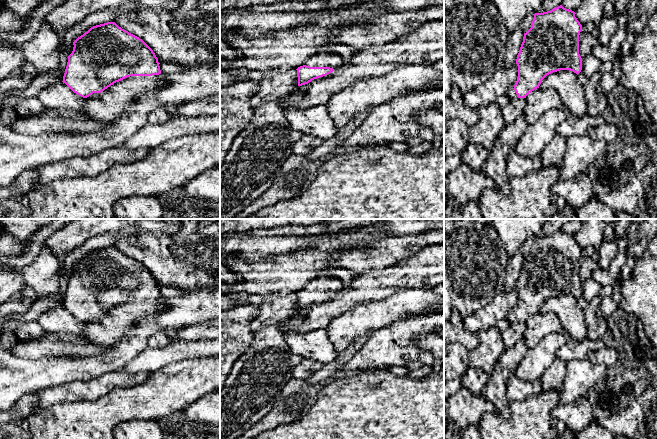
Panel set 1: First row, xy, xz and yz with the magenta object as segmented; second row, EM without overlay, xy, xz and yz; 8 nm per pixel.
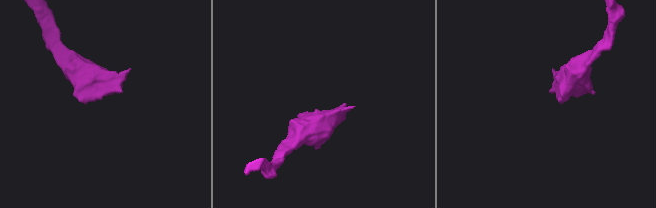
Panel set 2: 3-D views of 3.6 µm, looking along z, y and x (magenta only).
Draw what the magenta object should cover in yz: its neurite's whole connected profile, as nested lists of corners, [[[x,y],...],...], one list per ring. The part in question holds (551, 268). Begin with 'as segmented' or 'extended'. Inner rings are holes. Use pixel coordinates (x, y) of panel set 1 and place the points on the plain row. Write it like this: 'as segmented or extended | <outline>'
extended | [[[562,229],[543,237],[535,237],[531,252],[524,257],[523,266],[517,279],[518,301],[514,310],[508,314],[510,324],[526,322],[539,312],[542,304],[549,298],[560,294],[570,294],[577,299],[582,294],[582,282],[579,278],[579,259],[582,249],[575,236]]]

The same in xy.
as segmented | [[[115,246],[91,251],[73,269],[62,306],[83,322],[130,300],[161,298],[153,274]]]

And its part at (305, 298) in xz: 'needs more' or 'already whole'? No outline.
needs more

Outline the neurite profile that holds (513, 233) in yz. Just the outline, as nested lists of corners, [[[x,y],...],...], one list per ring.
[[[492,219],[504,250],[512,257],[529,238],[537,237],[546,219]]]

